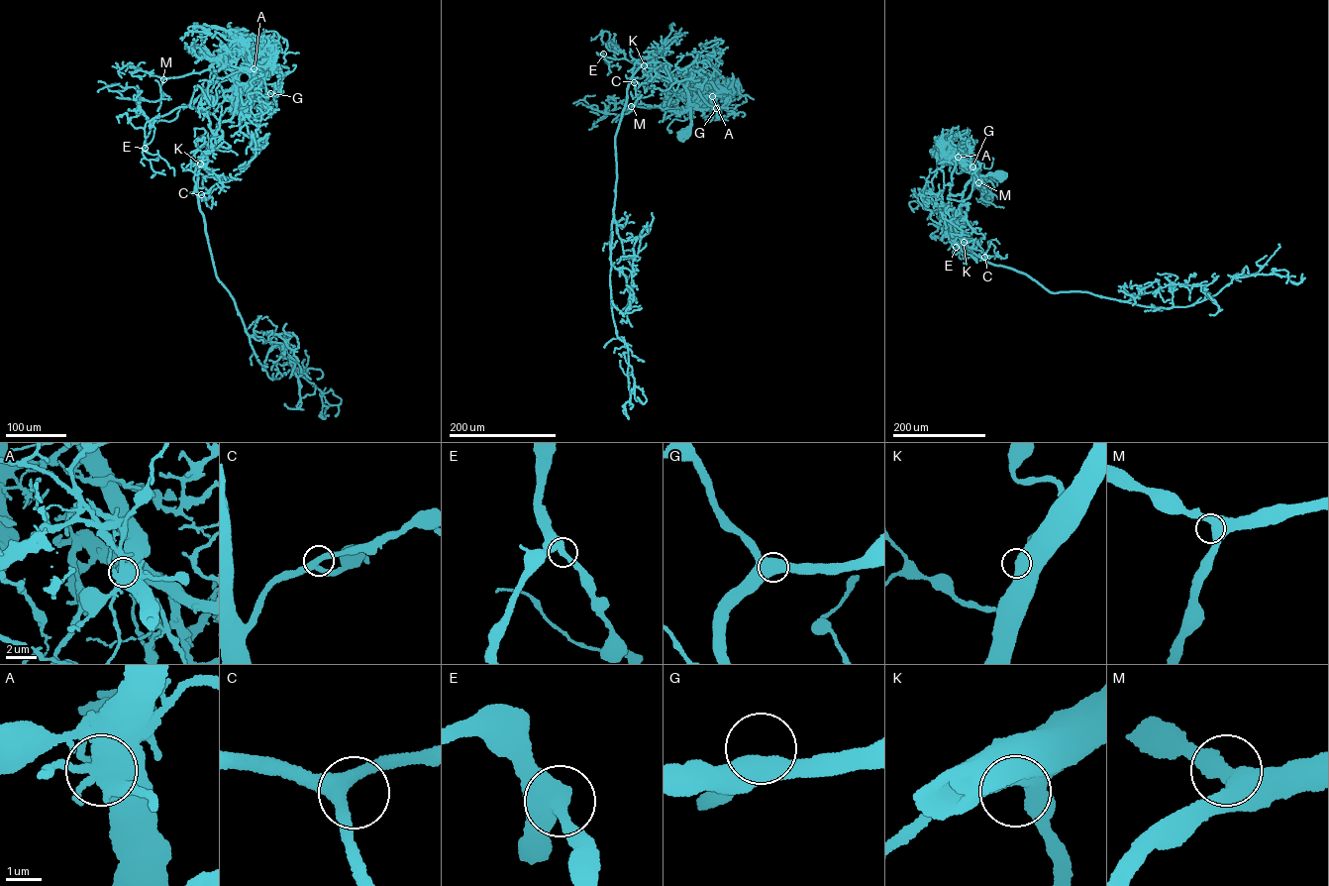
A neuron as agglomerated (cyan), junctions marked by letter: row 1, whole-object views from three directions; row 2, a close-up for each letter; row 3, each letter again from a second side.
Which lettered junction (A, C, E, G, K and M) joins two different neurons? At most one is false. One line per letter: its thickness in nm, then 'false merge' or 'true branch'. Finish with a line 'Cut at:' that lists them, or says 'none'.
A: 600 nm thick; false merge
C: 360 nm thick; true branch
E: 440 nm thick; true branch
G: 650 nm thick; true branch
K: 600 nm thick; true branch
M: 500 nm thick; true branch
Cut at: A

